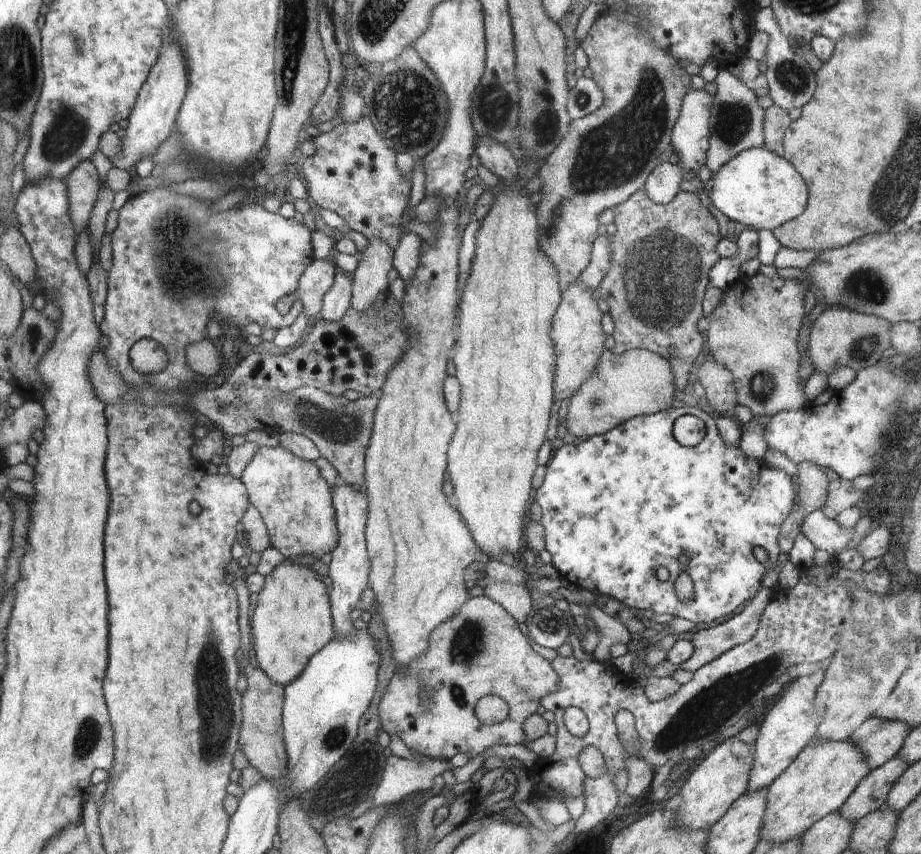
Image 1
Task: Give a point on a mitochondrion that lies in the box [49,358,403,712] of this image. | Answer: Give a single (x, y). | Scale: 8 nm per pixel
(340, 427)

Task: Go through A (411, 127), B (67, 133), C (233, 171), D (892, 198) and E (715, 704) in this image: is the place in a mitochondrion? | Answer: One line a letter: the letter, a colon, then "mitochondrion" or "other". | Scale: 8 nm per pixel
A: mitochondrion
B: mitochondrion
C: other
D: mitochondrion
E: mitochondrion

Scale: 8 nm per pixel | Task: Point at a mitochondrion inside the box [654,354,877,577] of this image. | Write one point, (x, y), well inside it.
(764, 386)

